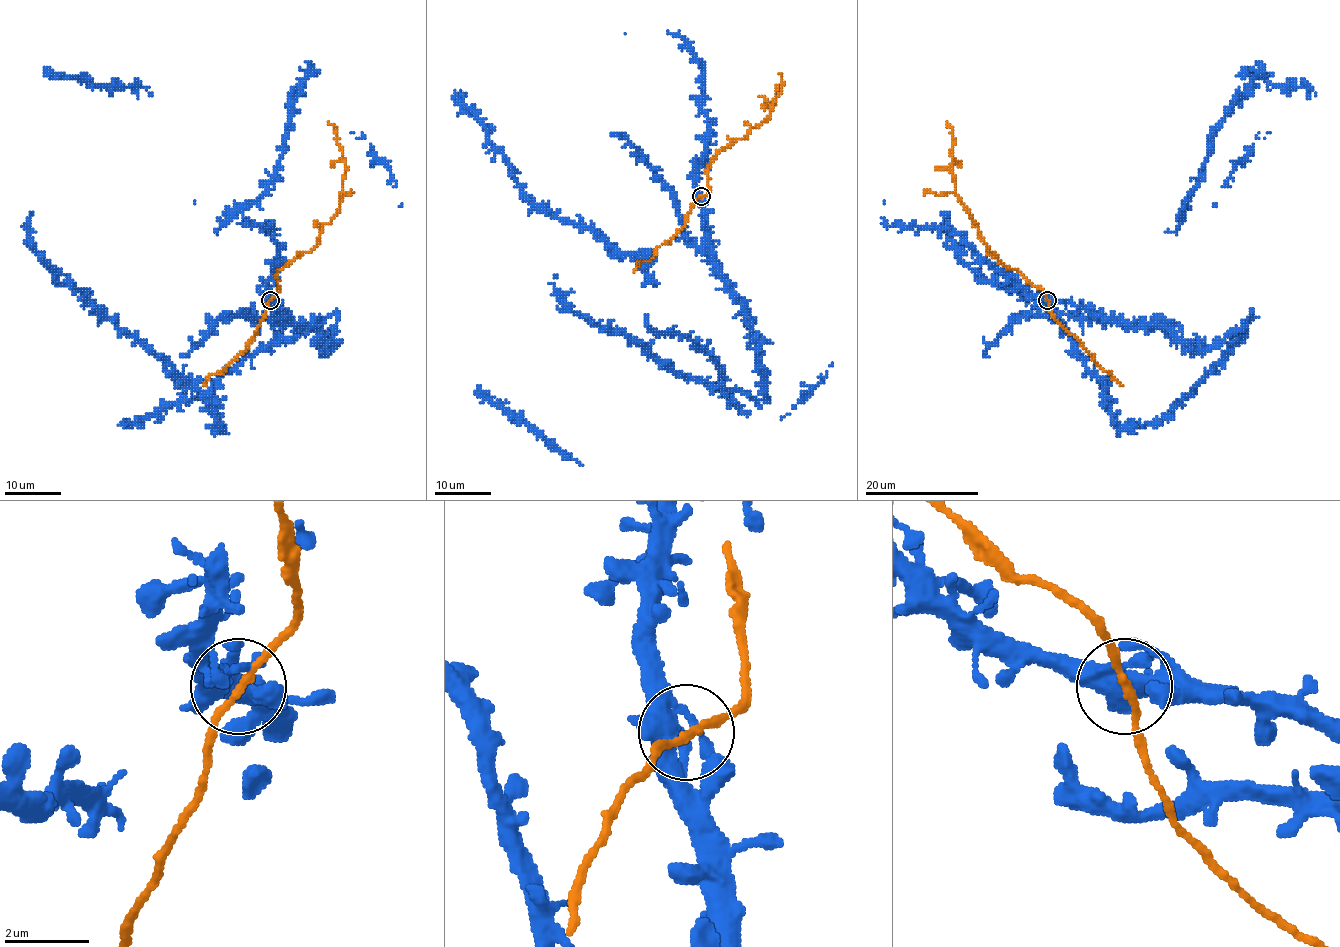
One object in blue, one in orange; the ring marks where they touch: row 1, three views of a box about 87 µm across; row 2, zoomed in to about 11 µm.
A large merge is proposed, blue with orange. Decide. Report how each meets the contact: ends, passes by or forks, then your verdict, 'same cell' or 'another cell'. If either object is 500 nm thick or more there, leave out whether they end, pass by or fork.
blue forks there; orange passes by; same cell

